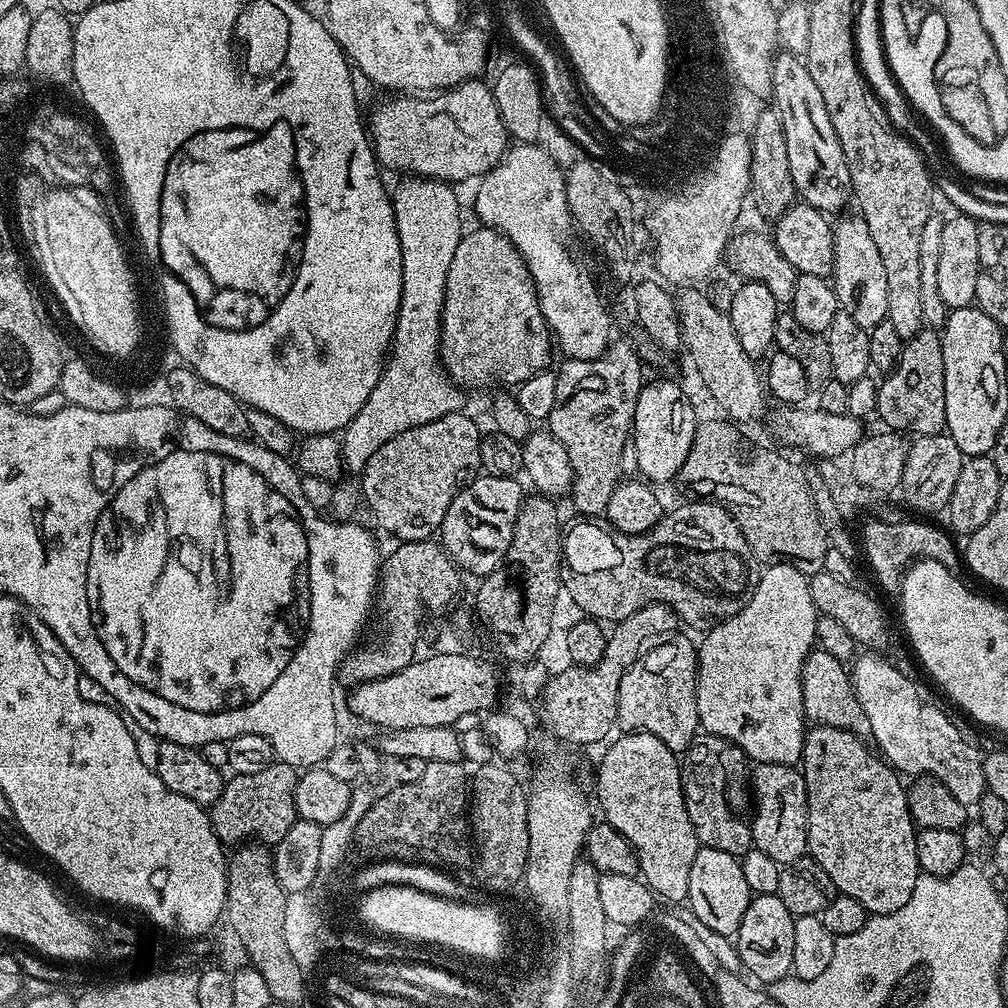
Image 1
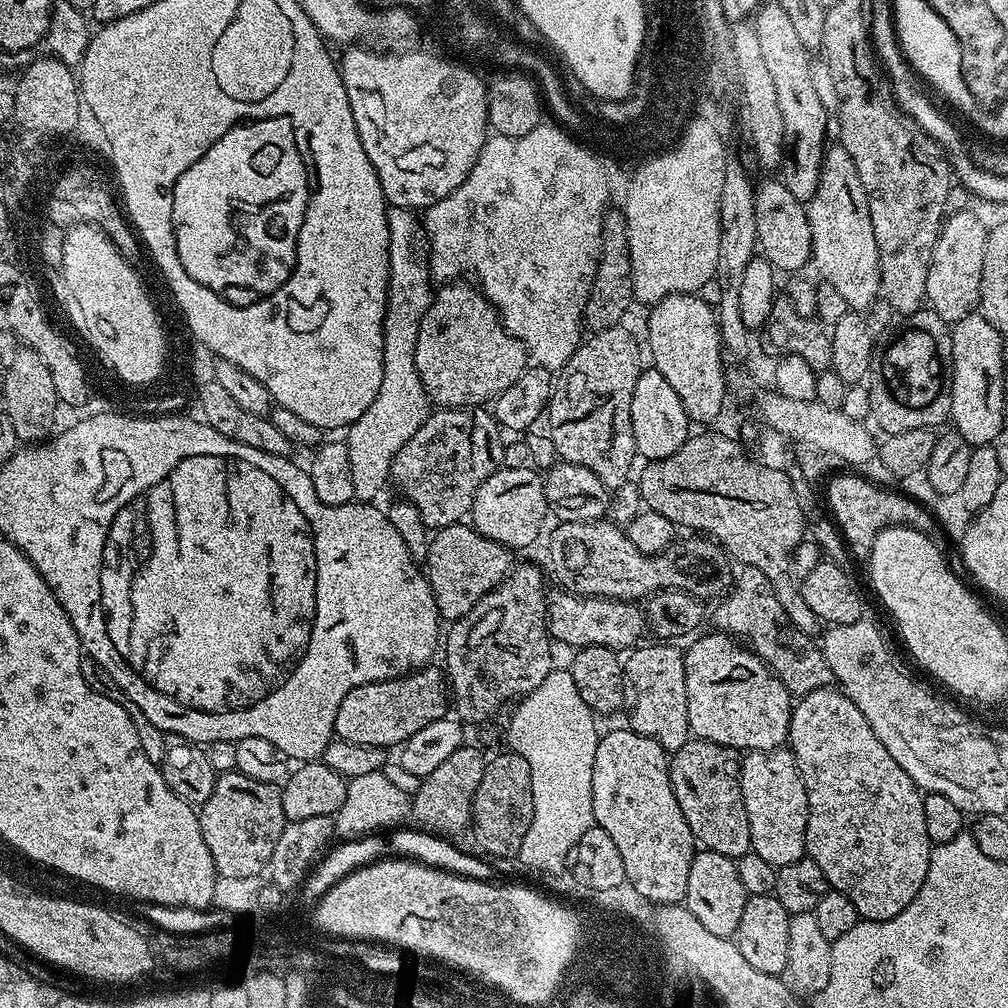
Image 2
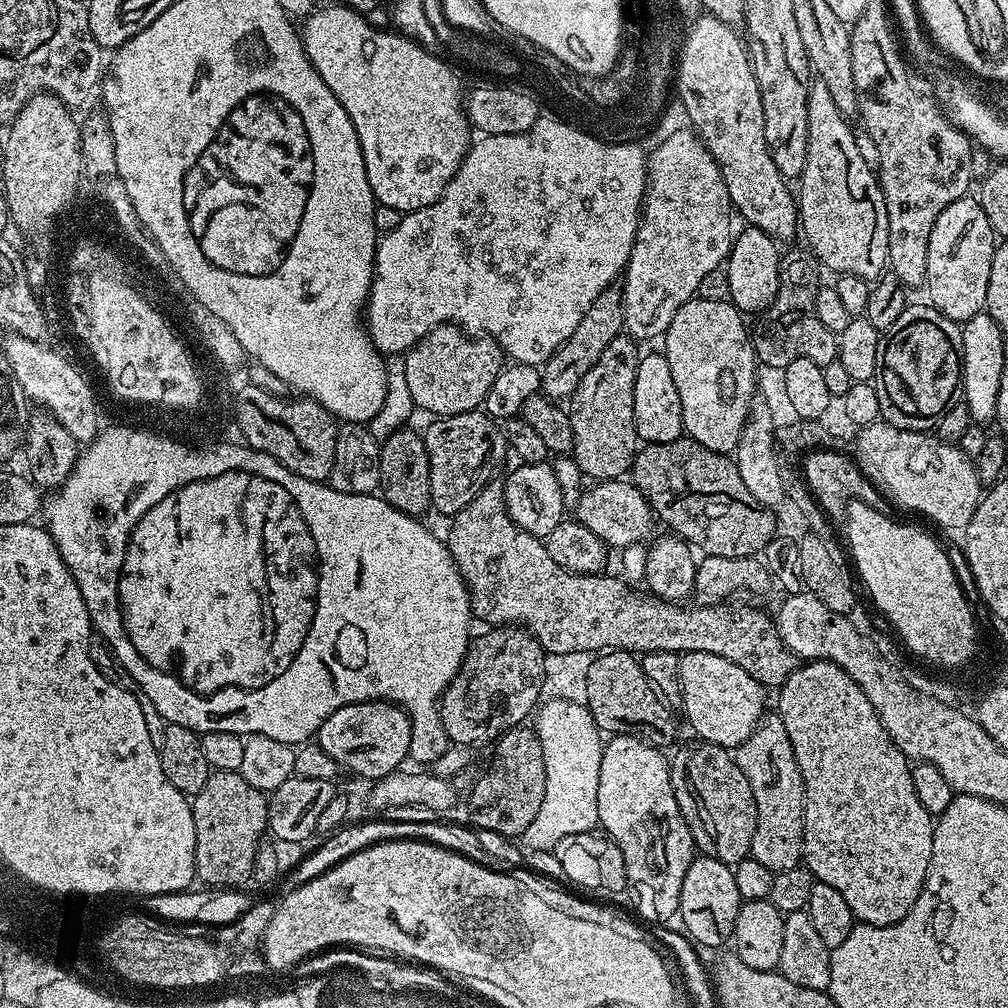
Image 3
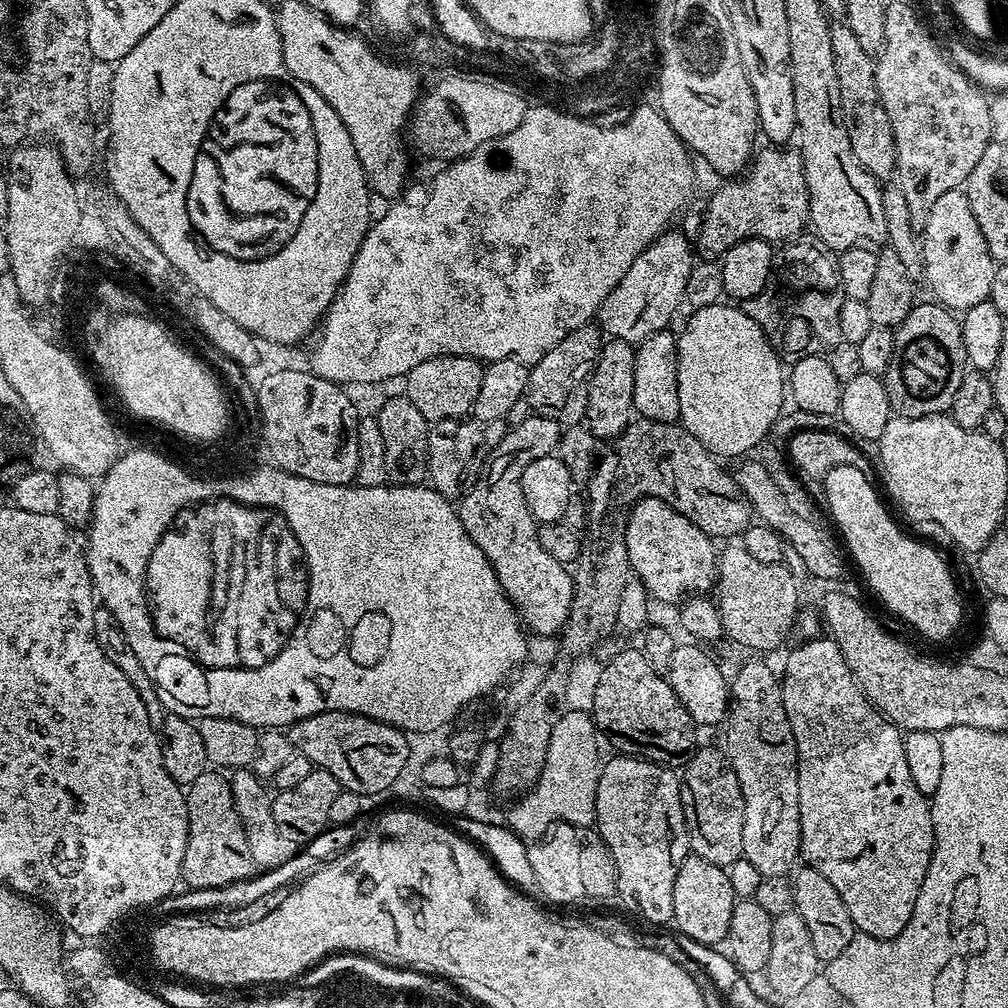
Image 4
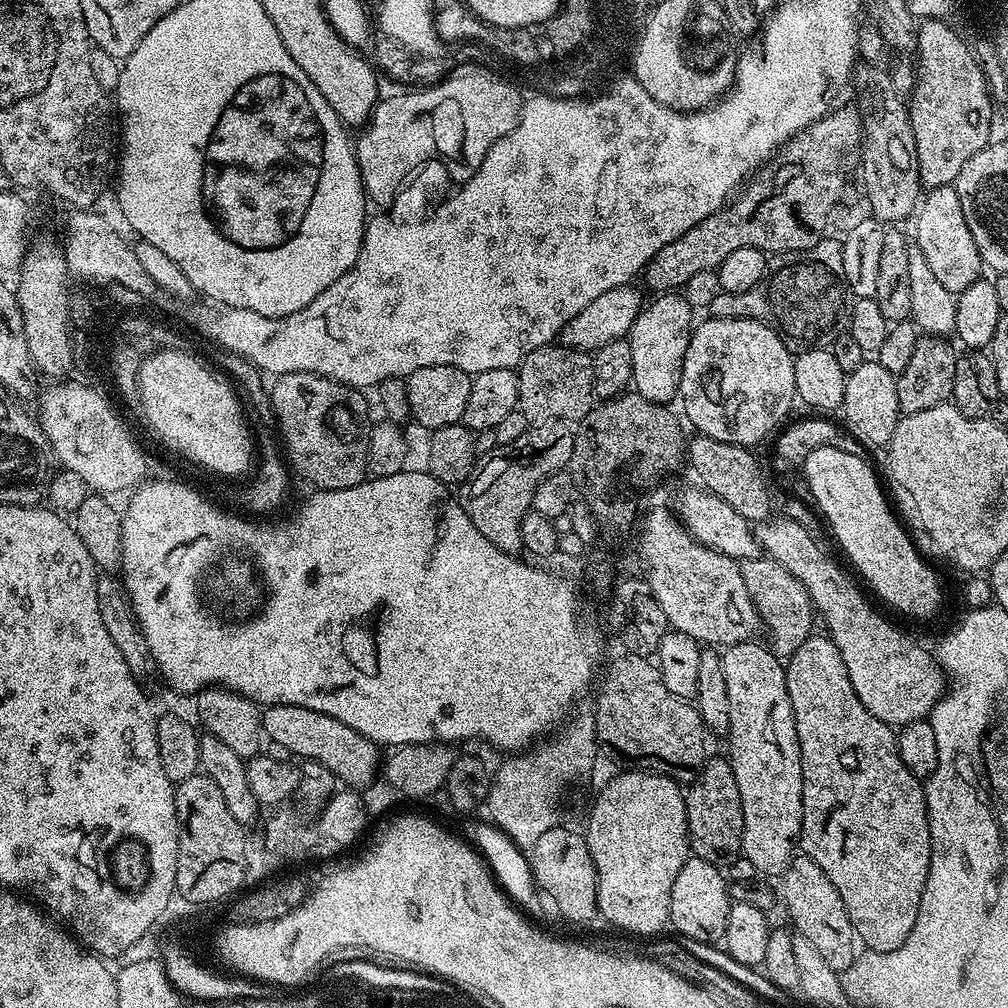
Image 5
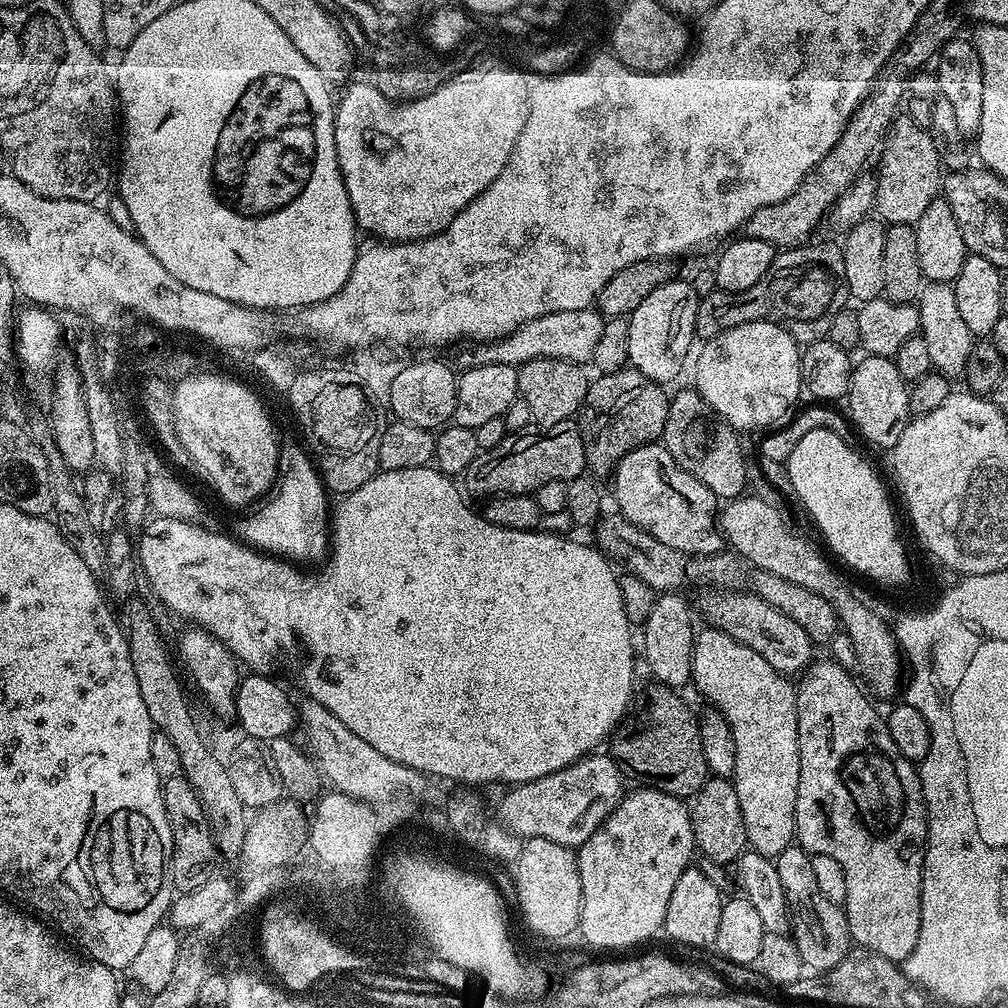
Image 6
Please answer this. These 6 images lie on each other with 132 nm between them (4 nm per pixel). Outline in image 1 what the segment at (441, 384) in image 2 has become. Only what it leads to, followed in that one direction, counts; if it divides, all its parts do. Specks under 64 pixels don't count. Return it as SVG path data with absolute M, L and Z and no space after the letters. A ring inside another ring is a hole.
M476 226L473 232L465 231L461 235L450 270L446 270L446 294L440 311L440 350L452 379L464 390L484 388L488 380L500 384L496 386L518 386L534 374L549 371L554 337L540 309L530 270L503 232Z

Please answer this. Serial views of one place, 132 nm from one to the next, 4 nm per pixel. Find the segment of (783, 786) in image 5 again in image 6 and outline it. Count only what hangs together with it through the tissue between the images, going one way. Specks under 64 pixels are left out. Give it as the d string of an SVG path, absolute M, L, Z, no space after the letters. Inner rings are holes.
M704 626L696 632L692 647L691 683L708 699L707 703L724 713L726 722L734 734L734 750L738 750L738 762L734 766L734 783L738 794L738 806L742 806L742 822L746 826L748 848L760 855L774 858L782 850L793 847L796 835L796 799L798 798L798 710L796 688L789 677L780 675L750 646L742 646L730 634L718 628Z

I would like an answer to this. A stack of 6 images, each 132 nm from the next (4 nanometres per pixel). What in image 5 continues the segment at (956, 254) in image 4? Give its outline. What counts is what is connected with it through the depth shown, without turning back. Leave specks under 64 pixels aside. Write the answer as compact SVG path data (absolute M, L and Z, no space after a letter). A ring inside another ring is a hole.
M952 184L946 186L938 186L937 188L927 189L926 195L921 199L918 205L918 211L915 213L914 221L916 220L916 240L914 236L915 247L922 250L922 254L926 258L930 270L938 278L938 282L942 282L942 286L946 286L946 290L950 290L953 294L965 292L968 287L982 276L982 261L978 254L978 246L974 246L974 234L970 234L970 226L966 226L966 214L962 214L962 202L958 198L958 190Z

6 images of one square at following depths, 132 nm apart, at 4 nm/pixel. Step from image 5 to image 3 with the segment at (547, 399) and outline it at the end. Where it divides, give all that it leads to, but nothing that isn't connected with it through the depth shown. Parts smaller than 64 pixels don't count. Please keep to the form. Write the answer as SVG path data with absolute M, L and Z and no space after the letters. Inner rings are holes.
M613 286L602 290L590 310L586 310L582 322L578 322L578 330L562 342L562 346L542 365L542 392L553 402L564 402L578 390L582 378L602 358L602 350L614 342L614 338L625 331L624 327L624 294L619 287Z

